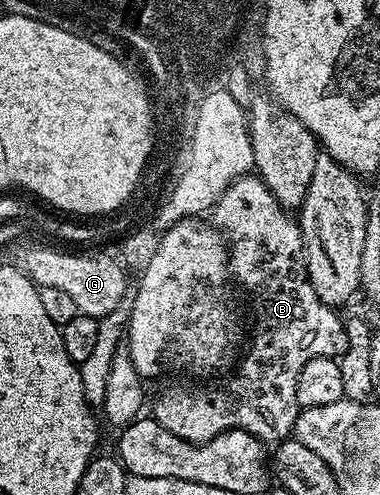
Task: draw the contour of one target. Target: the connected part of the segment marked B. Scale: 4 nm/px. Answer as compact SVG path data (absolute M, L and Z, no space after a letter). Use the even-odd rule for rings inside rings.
M253 173L234 180L211 208L211 222L224 235L229 248L230 276L238 288L241 286L249 294L249 303L253 306L253 336L250 339L248 336L247 350L239 366L232 372L233 379L226 381L222 391L158 393L151 411L152 418L183 441L201 444L227 430L246 430L269 445L290 438L299 410L295 385L299 381L299 373L303 373L303 365L315 357L339 357L347 349L347 333L342 316L337 316L340 314L328 307L319 293L315 293L305 268L305 238L301 235L301 225L294 216L292 219L289 215L292 214L279 205L279 201L275 201L271 189L267 189L265 182Z

